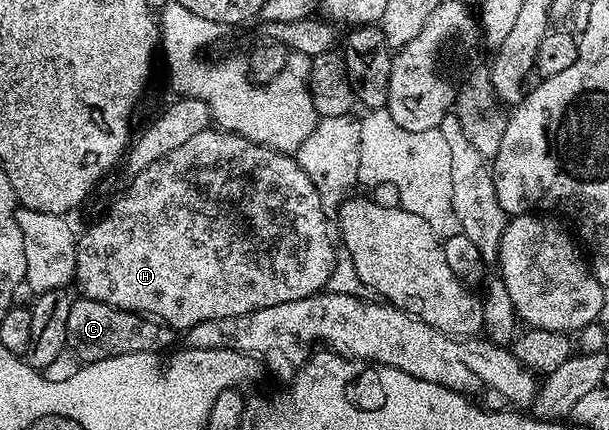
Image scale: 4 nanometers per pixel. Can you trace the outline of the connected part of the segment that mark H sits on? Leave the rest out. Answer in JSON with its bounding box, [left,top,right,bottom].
[74,129,337,333]

